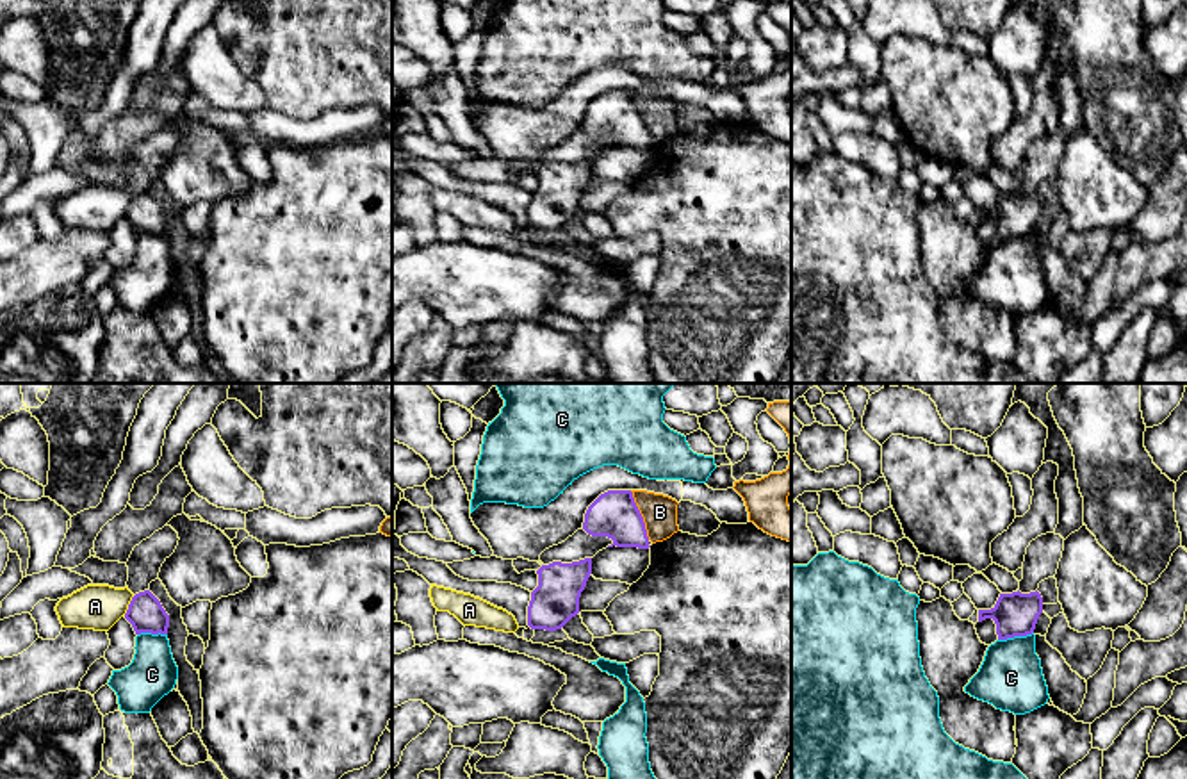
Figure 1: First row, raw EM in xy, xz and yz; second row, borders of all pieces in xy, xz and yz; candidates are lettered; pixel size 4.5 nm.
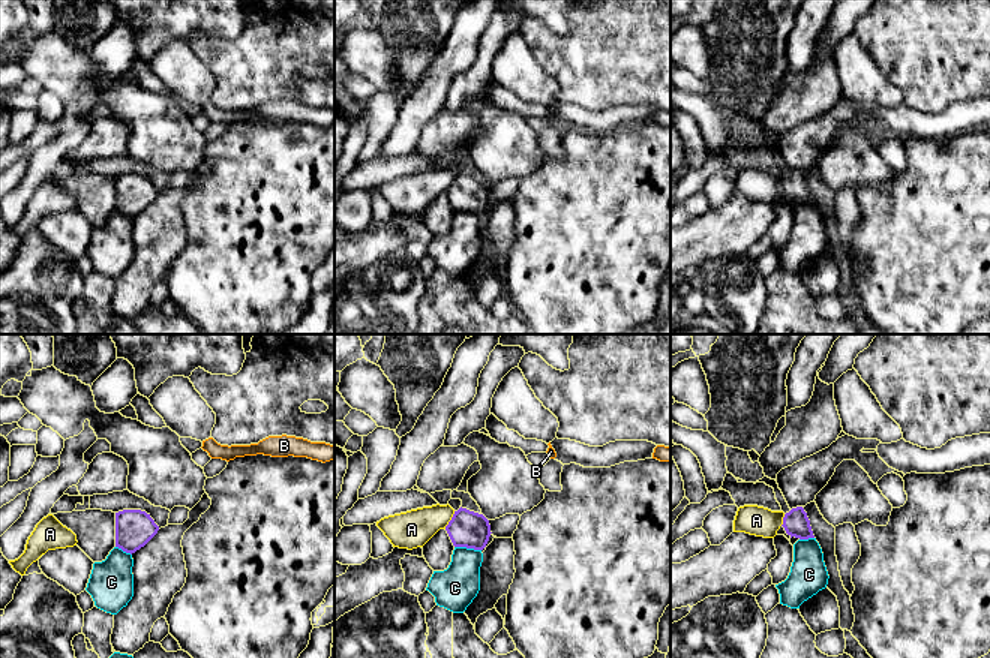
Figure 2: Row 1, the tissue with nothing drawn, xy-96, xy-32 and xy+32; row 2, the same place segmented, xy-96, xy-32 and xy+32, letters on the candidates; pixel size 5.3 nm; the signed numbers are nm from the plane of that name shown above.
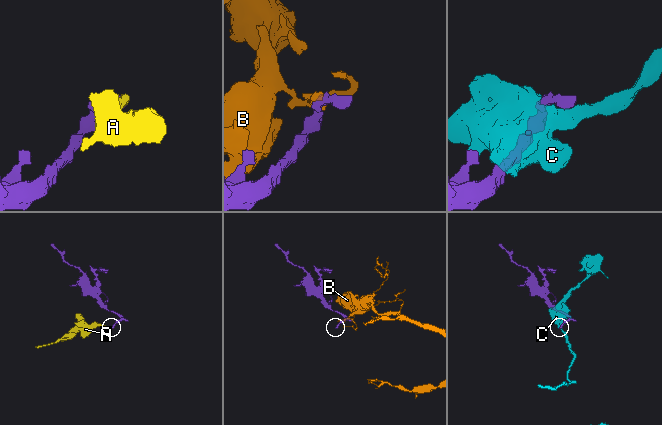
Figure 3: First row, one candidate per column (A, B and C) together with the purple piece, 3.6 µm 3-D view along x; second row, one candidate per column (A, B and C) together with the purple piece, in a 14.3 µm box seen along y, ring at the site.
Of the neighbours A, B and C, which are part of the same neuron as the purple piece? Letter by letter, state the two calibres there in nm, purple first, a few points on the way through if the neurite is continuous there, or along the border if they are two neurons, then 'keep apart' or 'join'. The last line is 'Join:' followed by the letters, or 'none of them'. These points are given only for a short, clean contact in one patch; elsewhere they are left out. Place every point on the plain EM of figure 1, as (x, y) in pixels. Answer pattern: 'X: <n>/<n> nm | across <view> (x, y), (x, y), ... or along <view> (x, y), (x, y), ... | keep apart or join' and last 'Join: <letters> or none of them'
A: 160/200 nm | along xy (134, 196), (123, 216) | keep apart
B: 220/160 nm | keep apart
C: 200/280 nm | keep apart
Join: none of them

